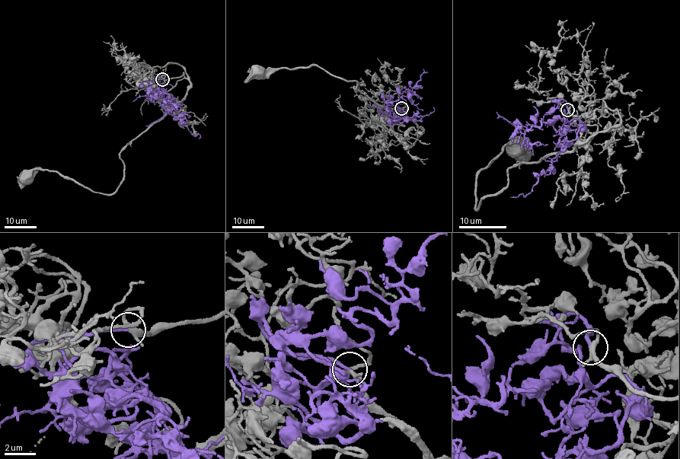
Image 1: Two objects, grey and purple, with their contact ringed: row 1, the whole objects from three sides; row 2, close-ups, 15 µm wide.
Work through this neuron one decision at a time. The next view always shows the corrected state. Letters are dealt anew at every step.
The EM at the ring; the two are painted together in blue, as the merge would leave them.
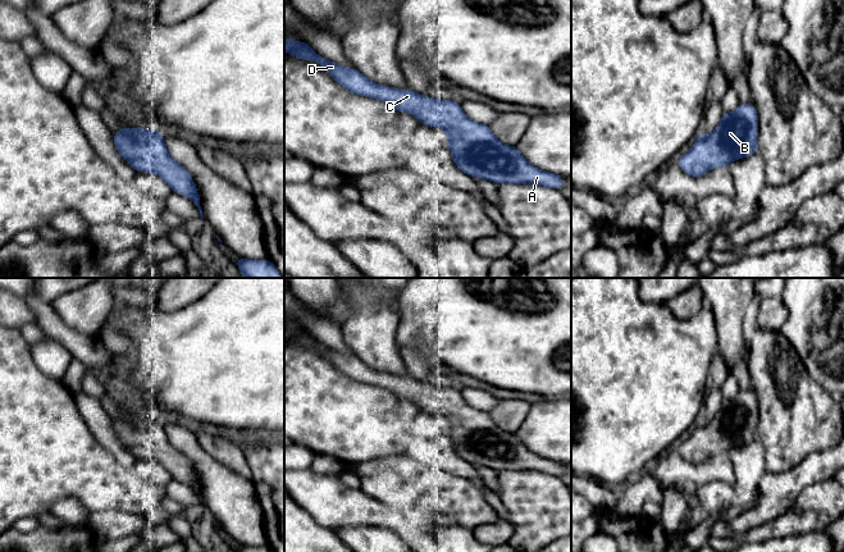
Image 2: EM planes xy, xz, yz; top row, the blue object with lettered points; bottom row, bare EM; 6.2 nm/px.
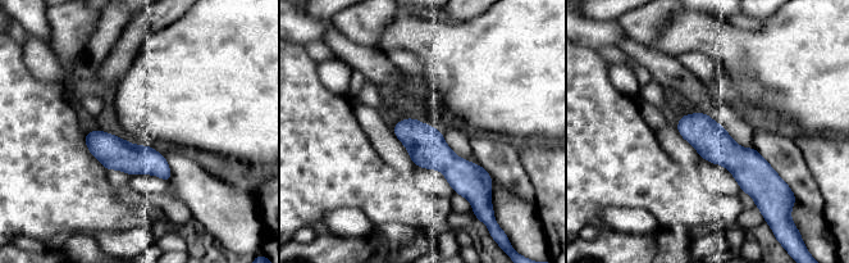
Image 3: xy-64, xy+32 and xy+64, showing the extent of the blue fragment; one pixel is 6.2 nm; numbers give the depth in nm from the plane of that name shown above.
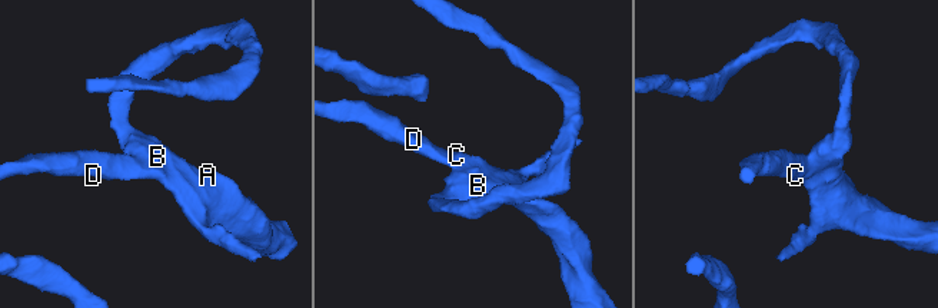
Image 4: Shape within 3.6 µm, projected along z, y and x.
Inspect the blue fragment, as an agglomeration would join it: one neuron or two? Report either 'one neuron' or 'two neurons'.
one neuron

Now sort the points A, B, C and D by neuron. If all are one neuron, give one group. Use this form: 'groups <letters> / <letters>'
groups A B C D

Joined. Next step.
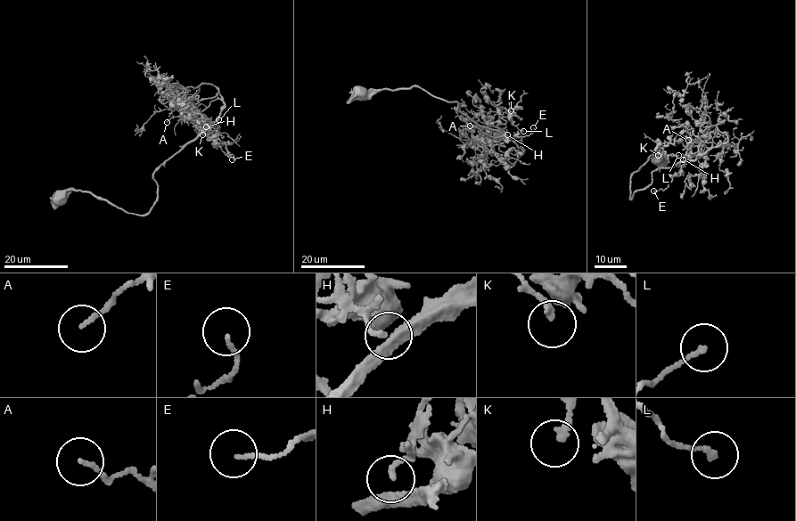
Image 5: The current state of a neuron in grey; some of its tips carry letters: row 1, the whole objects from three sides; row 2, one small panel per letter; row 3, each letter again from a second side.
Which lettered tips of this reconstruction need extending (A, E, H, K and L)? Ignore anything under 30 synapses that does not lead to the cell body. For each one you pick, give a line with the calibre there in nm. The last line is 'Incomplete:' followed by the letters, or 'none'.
Incomplete: none

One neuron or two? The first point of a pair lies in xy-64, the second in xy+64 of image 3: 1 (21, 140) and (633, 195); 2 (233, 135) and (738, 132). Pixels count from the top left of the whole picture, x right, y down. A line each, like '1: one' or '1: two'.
1: one
2: two

